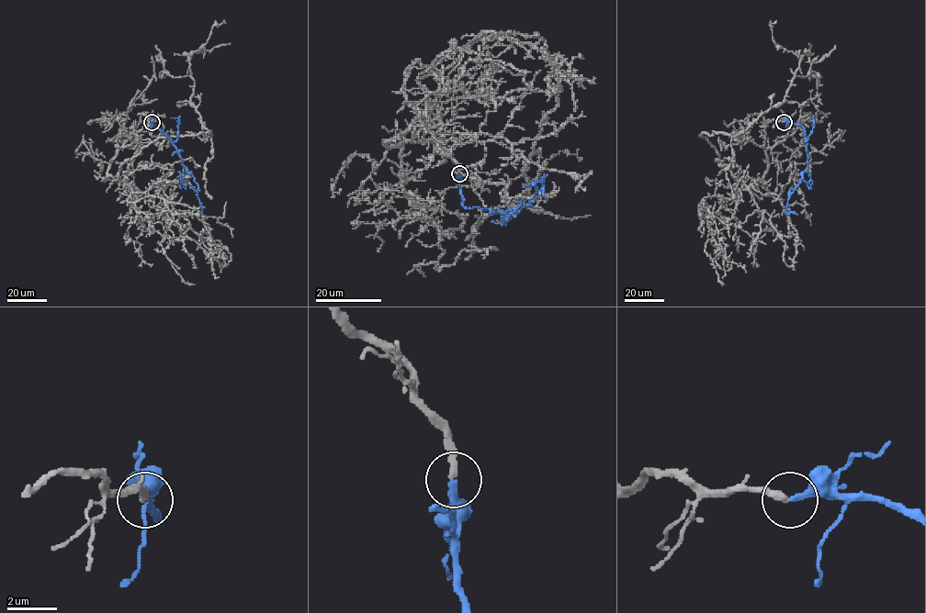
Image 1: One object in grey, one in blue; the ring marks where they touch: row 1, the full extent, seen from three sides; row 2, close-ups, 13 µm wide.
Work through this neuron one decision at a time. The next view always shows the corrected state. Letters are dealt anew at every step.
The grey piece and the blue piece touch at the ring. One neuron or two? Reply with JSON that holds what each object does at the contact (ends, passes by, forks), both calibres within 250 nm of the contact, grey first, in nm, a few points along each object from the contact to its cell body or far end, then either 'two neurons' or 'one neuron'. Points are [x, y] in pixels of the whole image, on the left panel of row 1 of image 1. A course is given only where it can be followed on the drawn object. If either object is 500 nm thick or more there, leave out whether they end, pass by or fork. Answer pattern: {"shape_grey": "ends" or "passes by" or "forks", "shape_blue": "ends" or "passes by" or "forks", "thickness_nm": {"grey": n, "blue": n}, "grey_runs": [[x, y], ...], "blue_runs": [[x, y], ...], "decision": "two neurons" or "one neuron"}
{"shape_grey": "ends", "shape_blue": "ends", "thickness_nm": {"grey": 280, "blue": 280}, "grey_runs": [[152, 121], [110, 163], [129, 186], [118, 170], [142, 148], [210, 136], [189, 57], [224, 20]], "blue_runs": [[152, 121], [172, 142], [182, 164], [197, 184], [202, 212]], "decision": "one neuron"}

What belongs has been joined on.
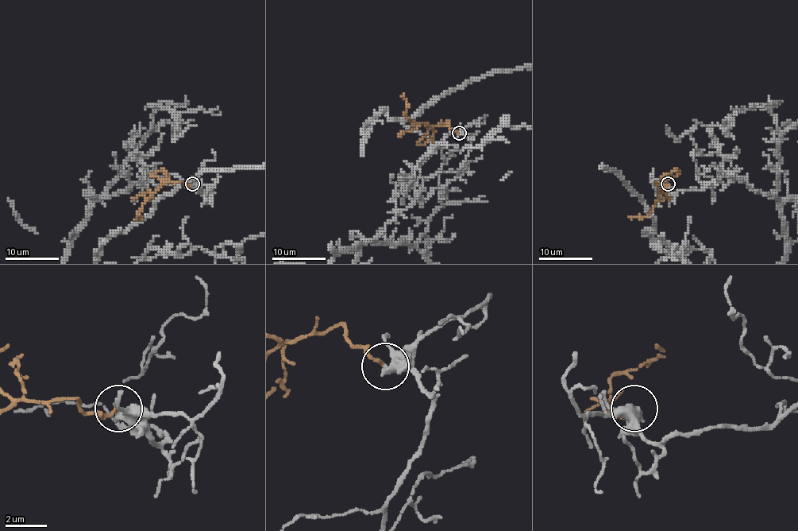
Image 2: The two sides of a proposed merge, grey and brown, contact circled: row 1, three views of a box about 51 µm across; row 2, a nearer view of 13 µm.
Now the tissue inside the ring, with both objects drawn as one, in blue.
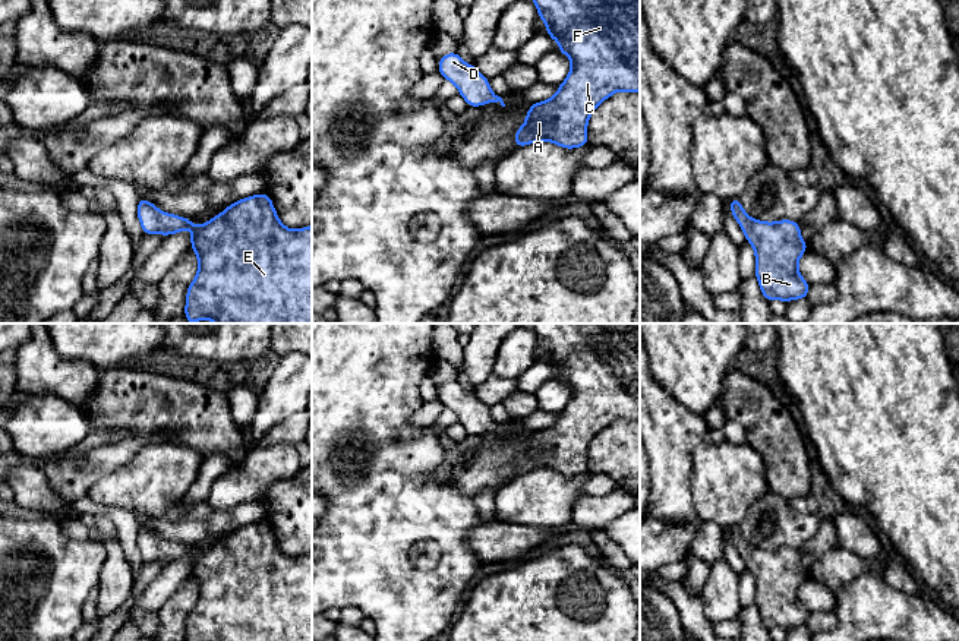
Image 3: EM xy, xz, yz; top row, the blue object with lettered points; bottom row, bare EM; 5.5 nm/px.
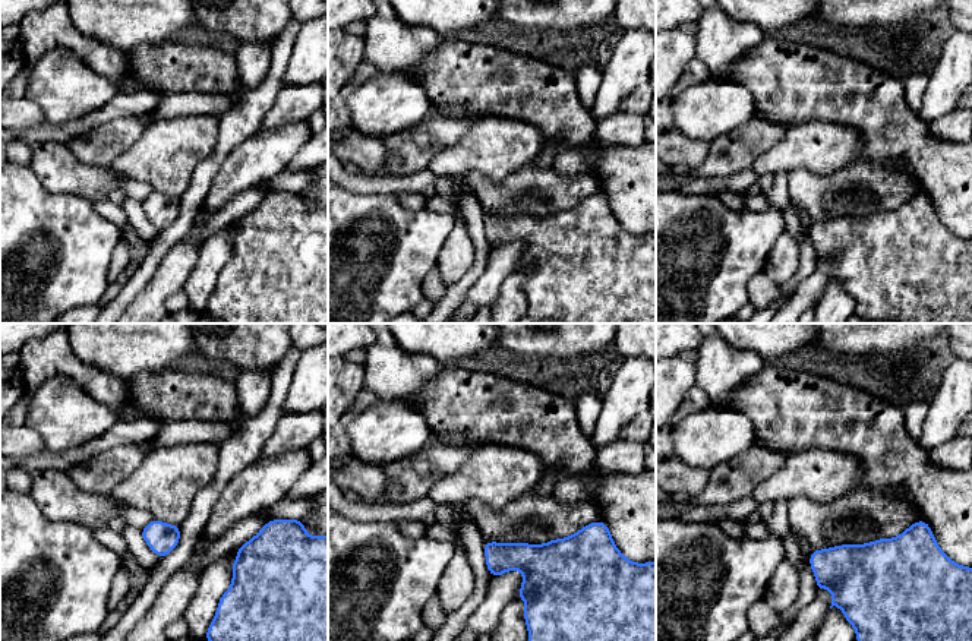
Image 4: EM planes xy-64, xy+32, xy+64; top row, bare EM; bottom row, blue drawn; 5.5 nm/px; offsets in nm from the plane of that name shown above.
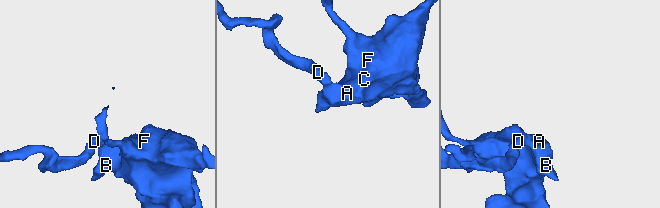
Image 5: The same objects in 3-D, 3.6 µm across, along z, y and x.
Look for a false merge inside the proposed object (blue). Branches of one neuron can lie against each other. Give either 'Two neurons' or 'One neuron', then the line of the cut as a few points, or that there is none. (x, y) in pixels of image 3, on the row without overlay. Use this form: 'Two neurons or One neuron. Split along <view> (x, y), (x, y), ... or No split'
One neuron. No split

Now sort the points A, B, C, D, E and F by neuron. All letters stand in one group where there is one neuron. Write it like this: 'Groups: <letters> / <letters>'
Groups: A B C D E F

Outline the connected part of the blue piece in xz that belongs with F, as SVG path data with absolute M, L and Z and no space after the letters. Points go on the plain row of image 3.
M531 323L531 329L548 356L546 363L561 370L555 378L571 386L571 398L551 427L531 432L514 471L521 476L548 468L565 477L584 474L589 446L606 426L618 419L640 420L640 323Z

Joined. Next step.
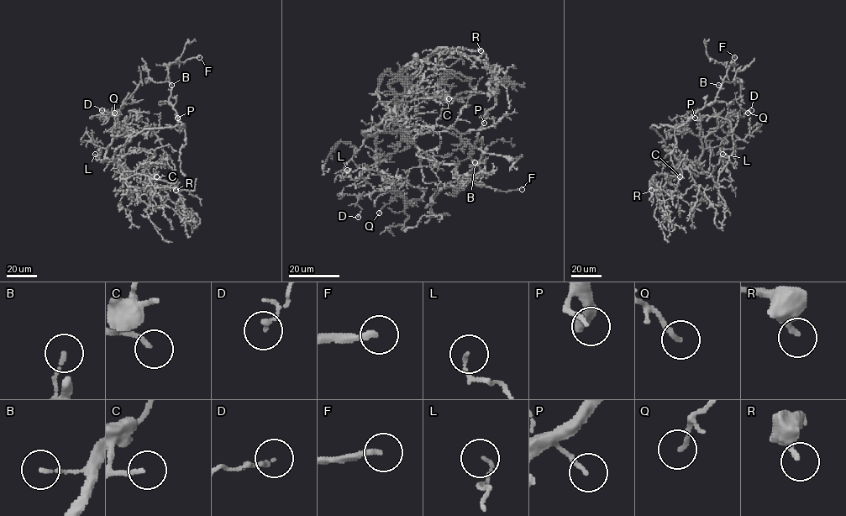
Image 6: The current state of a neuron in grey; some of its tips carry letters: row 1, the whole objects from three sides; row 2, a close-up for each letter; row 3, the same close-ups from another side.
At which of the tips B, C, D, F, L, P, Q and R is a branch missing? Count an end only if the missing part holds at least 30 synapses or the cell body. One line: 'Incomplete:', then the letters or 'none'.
Incomplete: C, F, Q

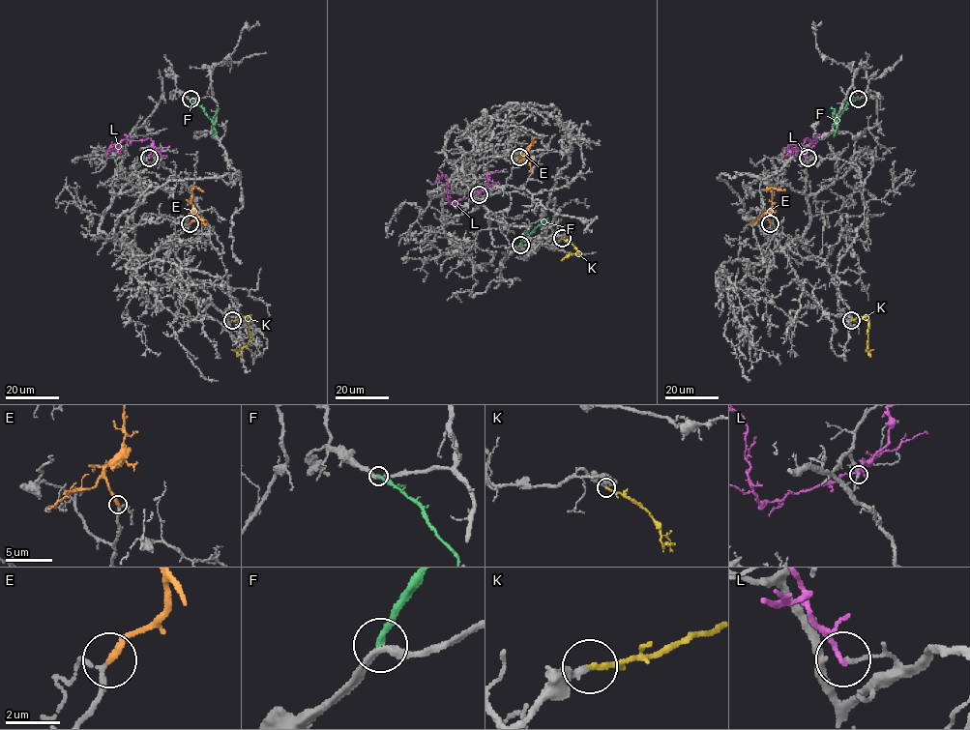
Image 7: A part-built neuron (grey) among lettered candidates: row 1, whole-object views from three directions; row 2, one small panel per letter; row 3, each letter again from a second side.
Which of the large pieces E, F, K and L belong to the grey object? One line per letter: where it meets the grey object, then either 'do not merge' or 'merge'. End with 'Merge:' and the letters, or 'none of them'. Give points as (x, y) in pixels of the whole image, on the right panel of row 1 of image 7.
E: (770, 223) | merge
F: (858, 99) | do not merge
K: (851, 320) | merge
L: (808, 158) | do not merge
Merge: E, K

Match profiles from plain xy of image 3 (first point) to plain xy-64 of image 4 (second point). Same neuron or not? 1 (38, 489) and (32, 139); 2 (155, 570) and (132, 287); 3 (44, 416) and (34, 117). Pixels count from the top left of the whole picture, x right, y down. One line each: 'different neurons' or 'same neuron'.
1: different neurons
2: same neuron
3: different neurons

